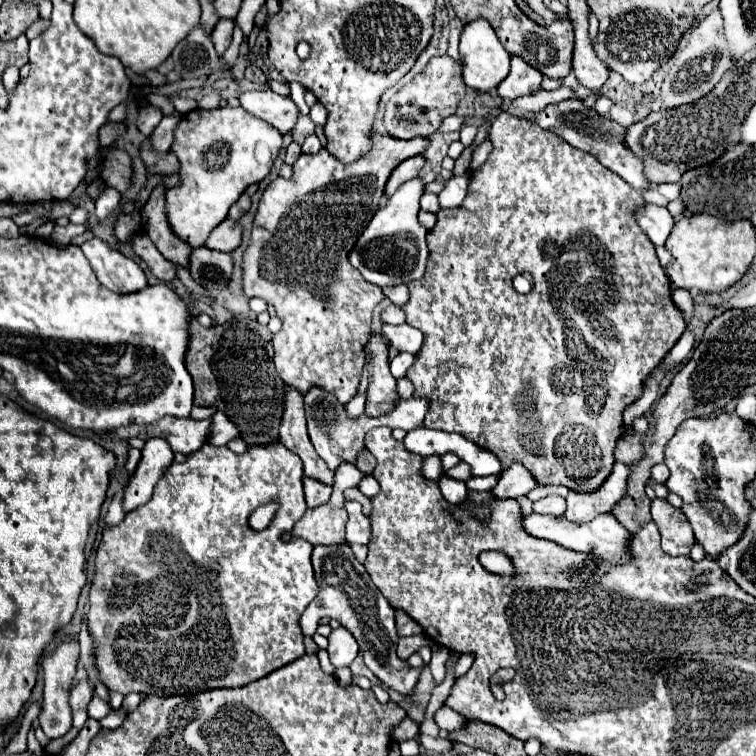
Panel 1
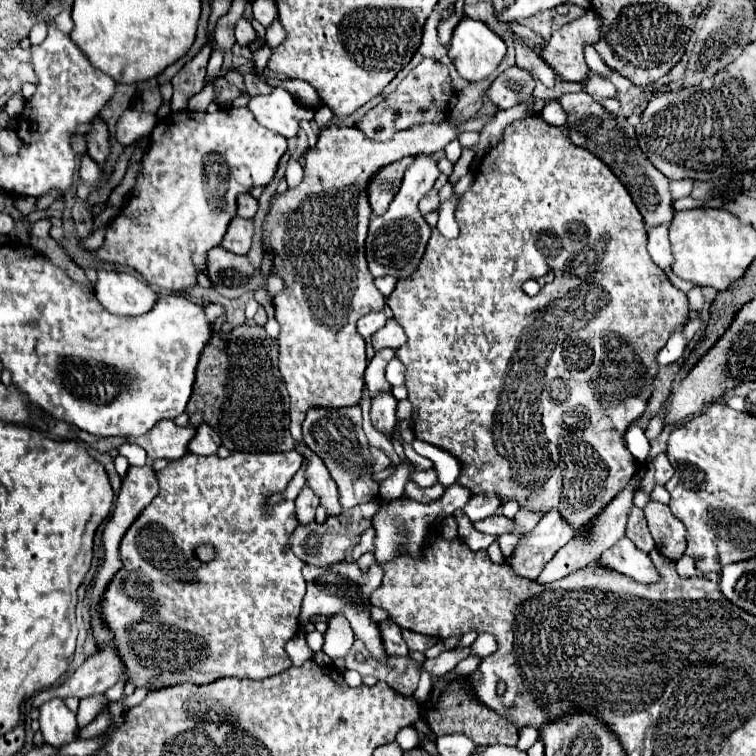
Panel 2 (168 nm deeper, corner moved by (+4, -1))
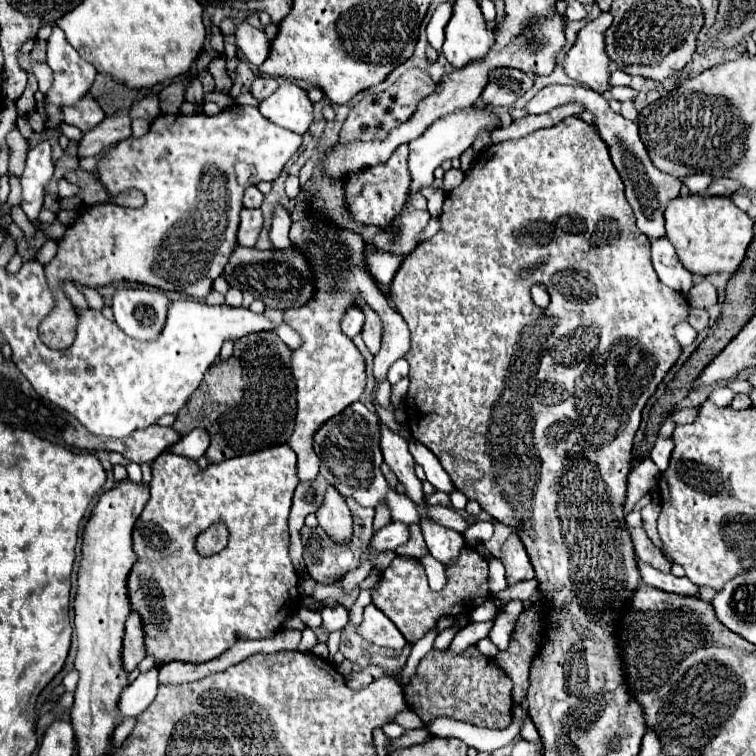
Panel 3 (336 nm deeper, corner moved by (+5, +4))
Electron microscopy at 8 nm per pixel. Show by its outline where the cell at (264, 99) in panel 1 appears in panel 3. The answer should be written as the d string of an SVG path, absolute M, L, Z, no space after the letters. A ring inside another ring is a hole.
M294 82L280 84L280 88L274 94L270 94L266 100L260 102L258 110L270 122L294 130L298 134L304 134L314 120L312 102L306 90L296 86Z

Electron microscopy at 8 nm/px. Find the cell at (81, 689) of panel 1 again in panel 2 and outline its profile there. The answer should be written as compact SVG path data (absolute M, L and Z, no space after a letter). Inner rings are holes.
M103 647L97 655L83 661L83 665L59 687L37 693L32 699L32 707L39 708L53 697L77 697L85 699L91 695L101 695L113 687L119 679L119 655L113 647Z

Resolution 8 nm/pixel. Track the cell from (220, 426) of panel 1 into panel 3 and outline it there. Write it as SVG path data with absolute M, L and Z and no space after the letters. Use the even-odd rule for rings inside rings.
M192 430L186 436L182 436L176 444L172 444L168 450L172 454L186 456L190 460L198 460L200 456L204 456L208 444L210 444L210 438L208 438L206 430Z

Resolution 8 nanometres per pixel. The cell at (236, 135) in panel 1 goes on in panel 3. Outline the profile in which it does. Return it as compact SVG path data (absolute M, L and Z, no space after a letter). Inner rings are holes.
M238 104L230 106L218 116L158 116L142 138L126 138L118 142L98 162L98 180L106 186L108 194L120 194L130 188L142 190L146 196L146 204L144 208L134 210L104 202L94 206L80 206L76 210L76 220L66 228L64 236L60 238L56 256L44 266L48 288L54 296L54 310L38 326L40 340L48 348L58 350L66 350L74 342L78 316L62 290L64 282L82 284L94 290L108 284L136 282L160 290L184 292L192 298L204 300L210 294L214 280L224 272L230 254L238 246L236 232L240 224L240 210L244 208L244 190L250 184L258 184L262 180L276 180L284 164L300 146L300 134L276 126L274 122L264 118L258 108Z

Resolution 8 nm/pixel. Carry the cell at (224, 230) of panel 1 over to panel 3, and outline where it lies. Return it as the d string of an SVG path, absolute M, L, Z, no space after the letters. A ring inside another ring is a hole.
M244 208L242 210L242 222L240 222L240 228L238 228L238 244L240 246L254 246L258 236L260 236L262 226L264 226L262 212Z

